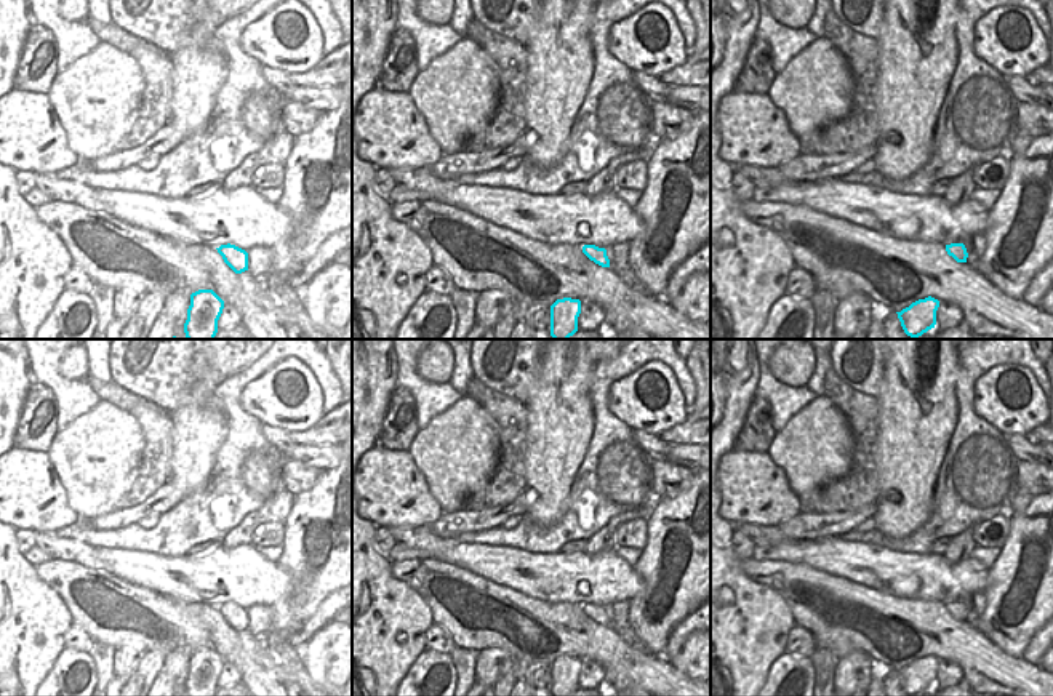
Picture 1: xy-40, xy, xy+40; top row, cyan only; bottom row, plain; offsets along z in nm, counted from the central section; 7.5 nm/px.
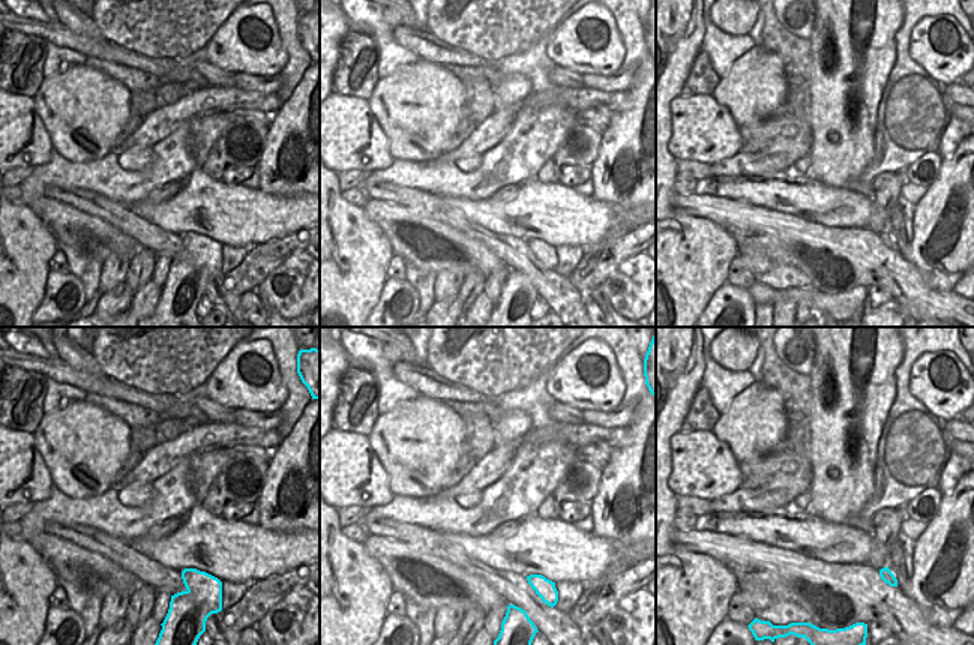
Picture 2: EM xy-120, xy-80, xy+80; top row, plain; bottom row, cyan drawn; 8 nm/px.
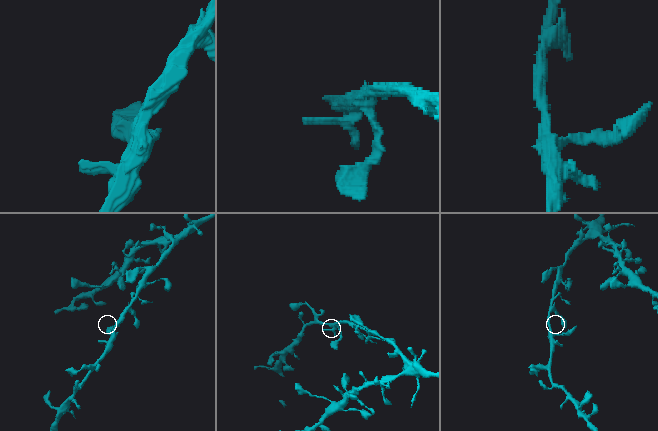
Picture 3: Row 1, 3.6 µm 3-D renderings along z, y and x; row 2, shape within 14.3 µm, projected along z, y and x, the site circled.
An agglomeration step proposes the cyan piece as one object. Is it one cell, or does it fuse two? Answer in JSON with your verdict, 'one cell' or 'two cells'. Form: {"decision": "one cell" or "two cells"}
{"decision": "one cell"}

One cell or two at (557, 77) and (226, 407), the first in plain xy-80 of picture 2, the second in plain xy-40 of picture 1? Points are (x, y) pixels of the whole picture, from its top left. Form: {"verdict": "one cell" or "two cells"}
{"verdict": "two cells"}

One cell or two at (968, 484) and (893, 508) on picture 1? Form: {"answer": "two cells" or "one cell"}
{"answer": "two cells"}

